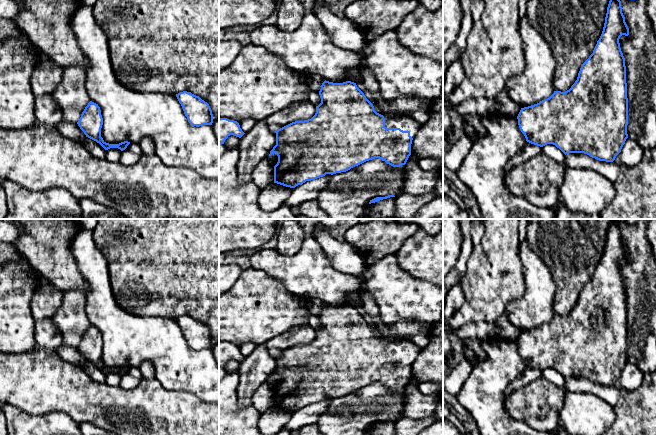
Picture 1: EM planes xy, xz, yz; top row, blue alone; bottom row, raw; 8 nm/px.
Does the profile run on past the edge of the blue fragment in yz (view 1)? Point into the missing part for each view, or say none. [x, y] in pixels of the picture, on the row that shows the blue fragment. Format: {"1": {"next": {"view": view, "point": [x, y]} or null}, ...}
{"1": {"next": null}}

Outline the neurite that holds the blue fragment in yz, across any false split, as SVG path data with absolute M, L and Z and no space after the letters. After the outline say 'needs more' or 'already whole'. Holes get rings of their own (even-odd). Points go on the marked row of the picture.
M610 0L602 34L593 53L582 64L577 80L571 88L565 92L554 91L549 98L537 104L521 108L517 116L518 125L527 142L540 147L553 144L565 155L569 153L584 153L599 161L613 162L615 160L628 138L626 66L619 43L622 35L628 36L629 28L622 13L621 1Z | already whole

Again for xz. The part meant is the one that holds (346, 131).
M324 81L319 91L321 103L316 106L315 115L308 120L292 122L278 130L276 145L269 156L276 153L278 162L274 166L274 183L295 188L306 181L315 180L326 174L346 172L366 161L379 158L393 167L405 165L411 155L413 138L419 132L421 124L410 116L384 117L374 110L373 104L366 98L356 83L346 81L333 83Z | needs more

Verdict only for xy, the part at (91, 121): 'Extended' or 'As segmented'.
As segmented

